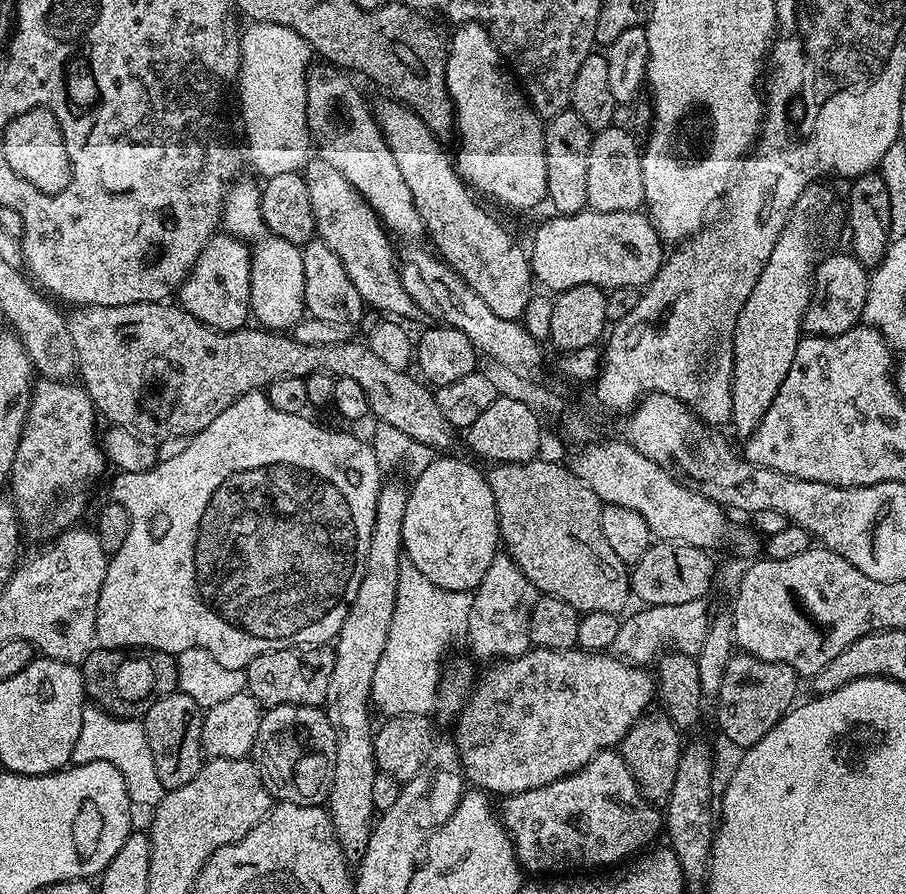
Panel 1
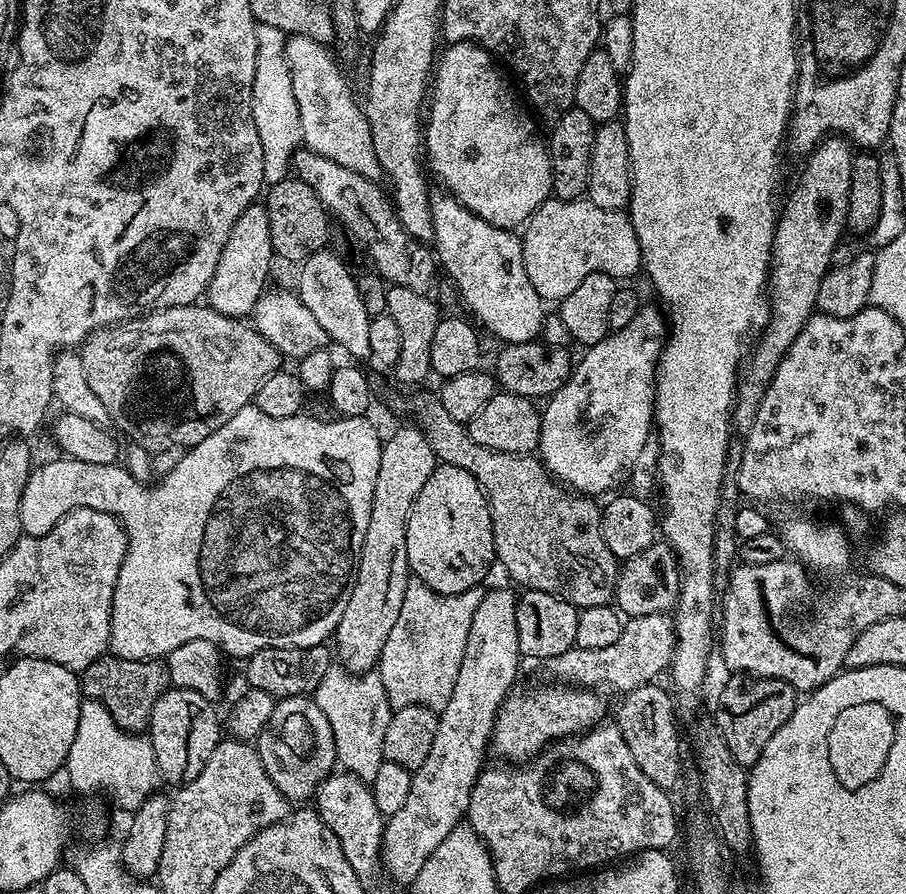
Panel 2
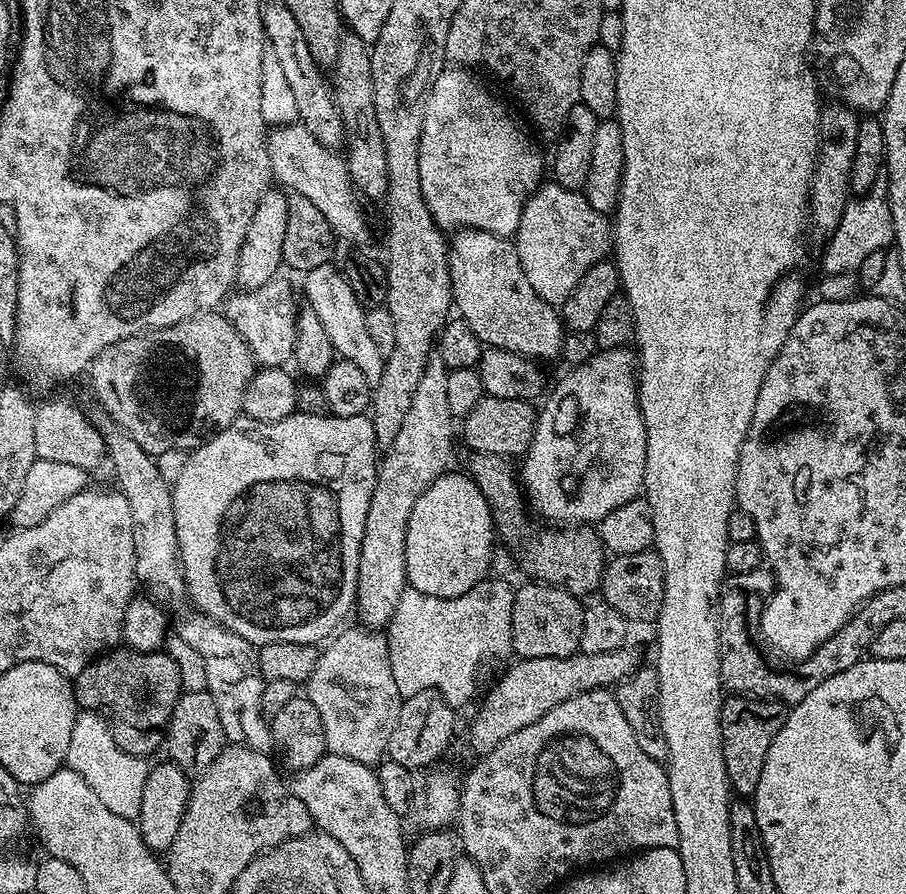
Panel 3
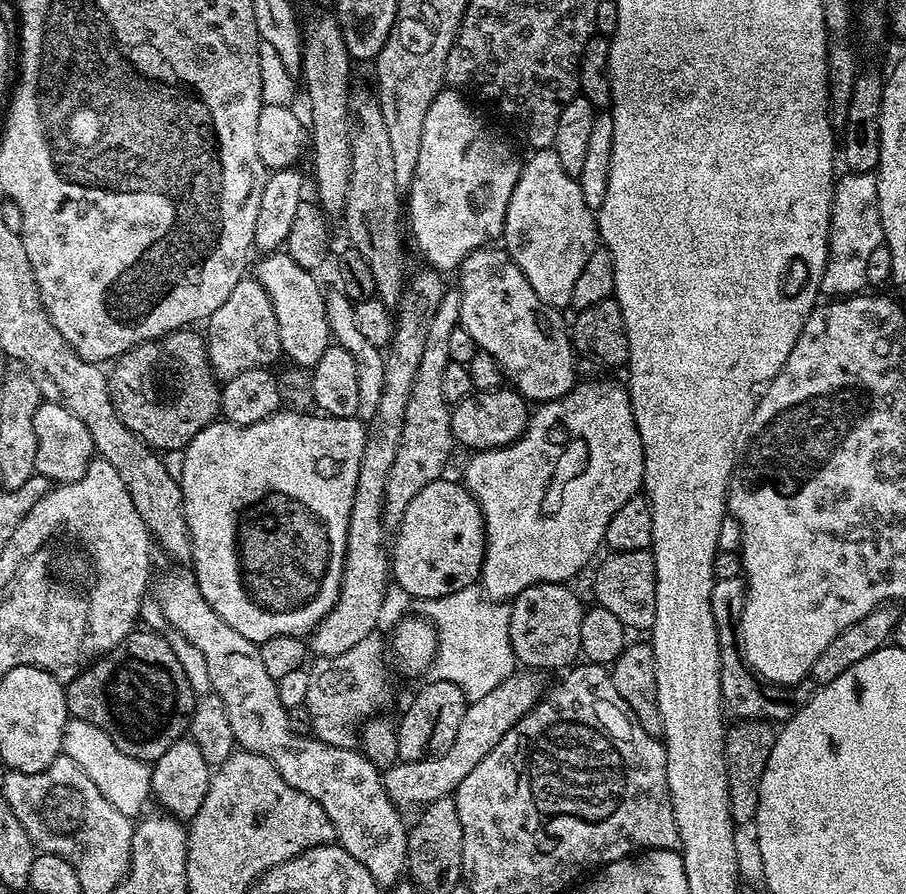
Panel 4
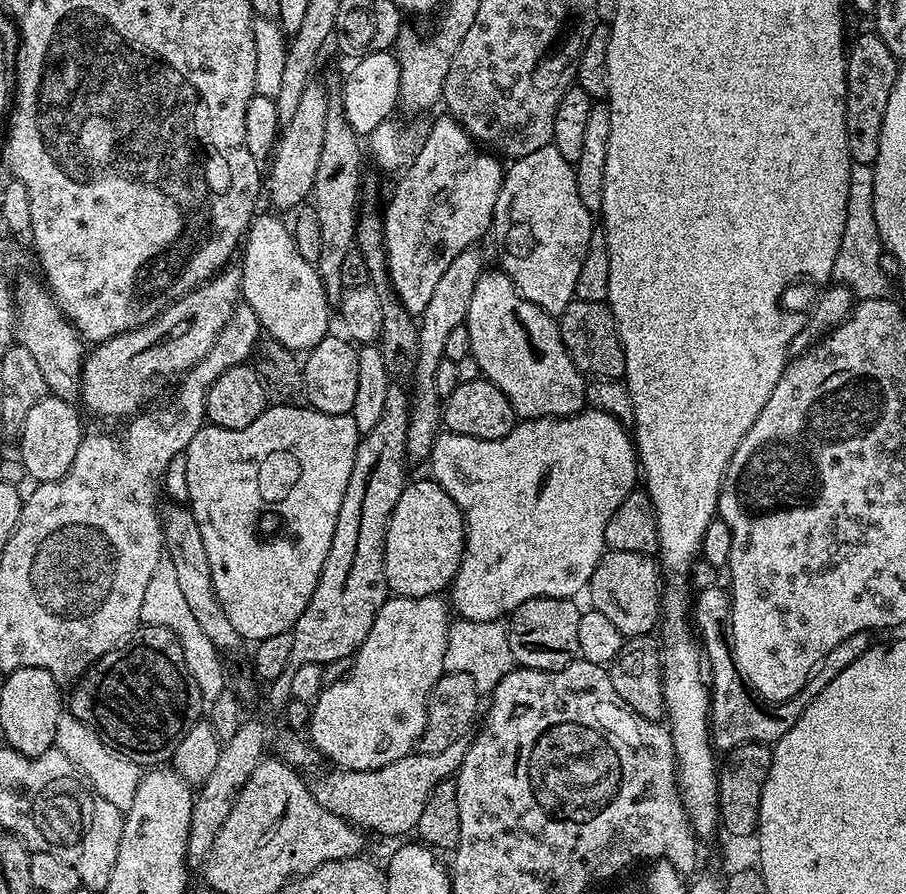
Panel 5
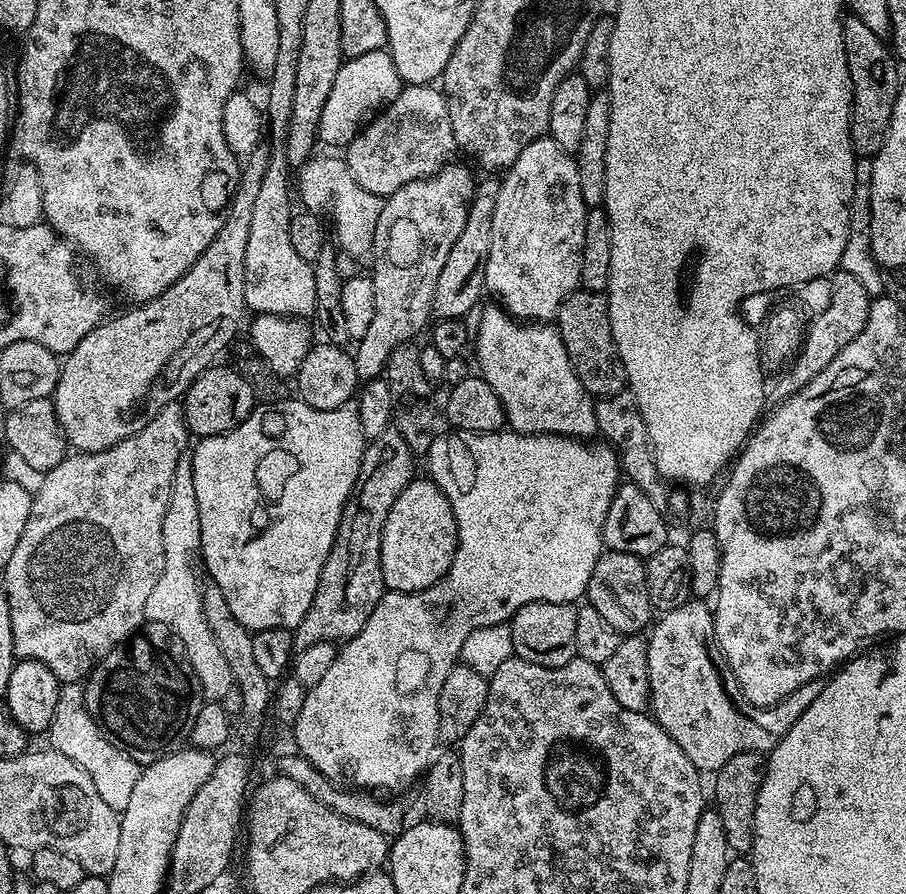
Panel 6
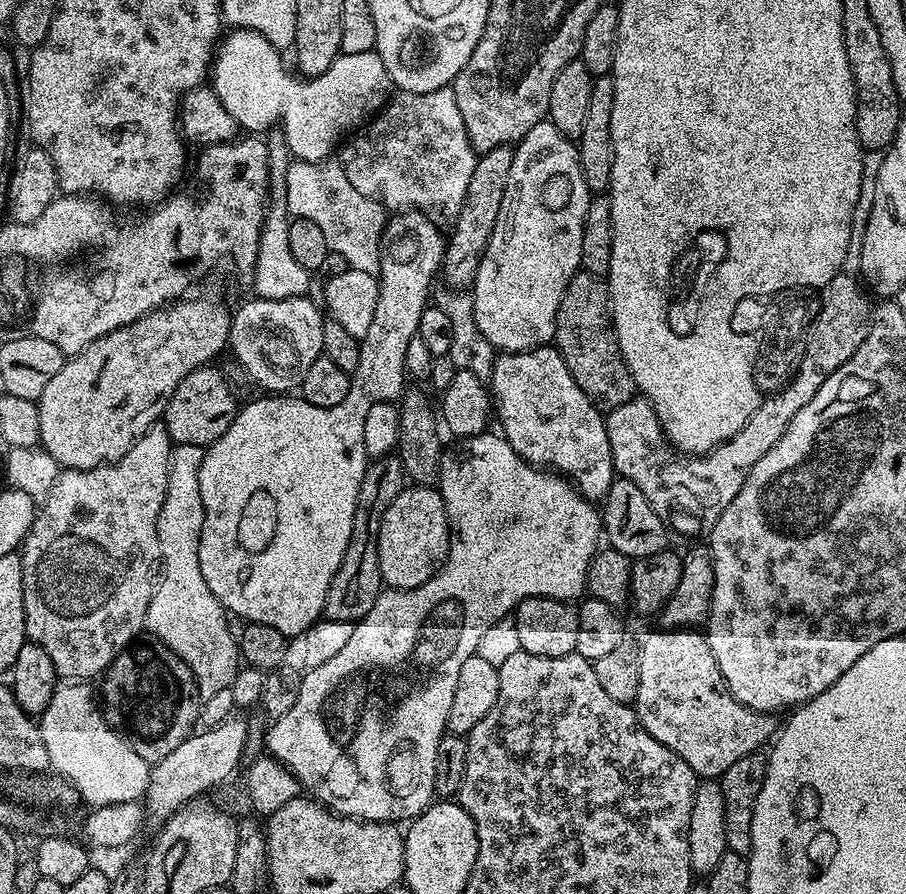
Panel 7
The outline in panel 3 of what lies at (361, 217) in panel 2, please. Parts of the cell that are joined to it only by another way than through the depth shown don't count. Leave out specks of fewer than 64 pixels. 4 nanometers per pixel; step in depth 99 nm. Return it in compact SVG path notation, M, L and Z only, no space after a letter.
M299 122L273 127L266 139L273 181L289 193L310 198L310 202L314 202L314 206L318 206L319 212L326 217L326 222L330 222L333 233L339 239L341 236L352 244L366 243L368 220L364 217L365 205L352 185L347 159L339 151L318 142L318 138L314 138L314 134L310 134L310 130Z

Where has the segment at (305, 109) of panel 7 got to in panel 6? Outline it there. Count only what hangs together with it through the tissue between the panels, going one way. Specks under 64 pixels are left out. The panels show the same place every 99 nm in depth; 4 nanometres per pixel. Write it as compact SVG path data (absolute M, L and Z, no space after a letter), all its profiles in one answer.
M381 50L345 59L338 70L338 78L334 78L334 90L330 90L330 98L322 110L319 139L323 143L325 140L328 144L348 145L362 131L365 124L375 120L392 103L394 98L398 98L401 87L402 81L392 61L391 52Z

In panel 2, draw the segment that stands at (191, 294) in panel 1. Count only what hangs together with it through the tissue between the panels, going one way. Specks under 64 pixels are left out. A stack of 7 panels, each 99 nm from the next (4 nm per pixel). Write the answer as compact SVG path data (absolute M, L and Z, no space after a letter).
M257 202L242 210L238 222L234 222L234 230L230 230L230 238L226 238L226 246L214 270L214 278L210 278L208 283L207 307L218 310L218 314L237 318L251 317L258 298L266 291L264 283L268 280L272 260L274 253L270 242L268 210L263 203Z

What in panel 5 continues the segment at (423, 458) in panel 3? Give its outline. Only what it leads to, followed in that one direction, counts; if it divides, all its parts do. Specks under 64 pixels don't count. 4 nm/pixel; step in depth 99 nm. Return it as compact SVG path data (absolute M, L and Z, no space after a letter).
M475 247L467 248L450 266L446 266L446 274L434 286L434 294L430 302L426 302L426 310L418 316L418 358L416 369L411 375L414 395L410 400L410 411L408 413L408 433L406 434L406 450L409 457L424 456L431 457L432 447L436 437L442 431L442 398L434 390L434 373L438 370L438 362L444 359L446 341L450 330L454 326L465 323L470 310L470 298L474 294L474 285L478 278L486 271L484 256Z

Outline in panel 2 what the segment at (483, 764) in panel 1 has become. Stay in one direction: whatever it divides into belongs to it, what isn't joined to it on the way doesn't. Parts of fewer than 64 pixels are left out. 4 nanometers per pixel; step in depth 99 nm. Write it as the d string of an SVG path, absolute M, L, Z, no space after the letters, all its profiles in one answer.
M552 682L549 688L536 688L525 696L509 694L504 705L496 711L496 721L492 727L490 741L491 755L497 756L500 762L527 762L534 756L540 755L549 744L565 738L575 738L590 728L596 727L605 719L604 700L599 691L590 688L578 688L563 682Z

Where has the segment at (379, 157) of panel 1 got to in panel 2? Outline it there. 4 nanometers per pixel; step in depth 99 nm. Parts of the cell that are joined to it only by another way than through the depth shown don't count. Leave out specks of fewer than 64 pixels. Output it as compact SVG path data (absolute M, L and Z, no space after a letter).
M288 36L286 66L294 86L294 102L298 102L303 147L322 158L330 158L330 162L338 162L338 166L346 166L346 170L362 174L367 180L379 181L382 173L370 138L370 122L361 101L352 94L333 49L314 42L314 38Z

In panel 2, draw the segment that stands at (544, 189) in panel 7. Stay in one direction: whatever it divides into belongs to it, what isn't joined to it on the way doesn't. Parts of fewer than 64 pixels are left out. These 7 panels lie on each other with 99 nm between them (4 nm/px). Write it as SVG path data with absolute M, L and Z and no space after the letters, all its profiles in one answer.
M586 198L578 200L545 200L535 214L522 228L522 258L526 266L526 278L538 290L541 300L559 302L564 300L577 288L578 282L586 274L604 272L613 276L618 282L624 282L627 276L639 273L642 268L642 250L638 246L638 234L634 234L631 215L627 211L606 210L594 206Z

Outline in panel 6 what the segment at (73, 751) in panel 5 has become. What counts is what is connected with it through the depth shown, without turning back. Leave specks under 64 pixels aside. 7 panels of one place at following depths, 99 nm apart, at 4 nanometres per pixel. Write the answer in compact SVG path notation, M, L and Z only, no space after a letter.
M79 683L66 684L60 689L58 706L54 706L54 718L47 730L47 735L52 736L51 747L55 751L66 754L70 762L78 762L90 778L94 778L94 787L98 794L102 794L102 802L110 806L116 813L121 813L130 802L130 793L138 783L142 765L134 762L116 744L112 743L104 731L96 725L96 720L88 713L84 705L84 689Z

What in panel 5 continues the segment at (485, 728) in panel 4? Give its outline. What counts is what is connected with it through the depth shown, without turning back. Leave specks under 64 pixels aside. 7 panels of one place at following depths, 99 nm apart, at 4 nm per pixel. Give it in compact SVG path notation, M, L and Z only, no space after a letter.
M459 740L441 752L413 751L412 755L398 758L398 762L390 762L390 766L378 770L351 772L349 768L336 766L331 769L333 772L313 771L306 783L310 794L330 814L341 816L362 830L369 828L384 836L404 836L418 826L418 818L422 818L422 810L426 810L426 800L434 794L434 788L459 772L467 752L468 744Z

